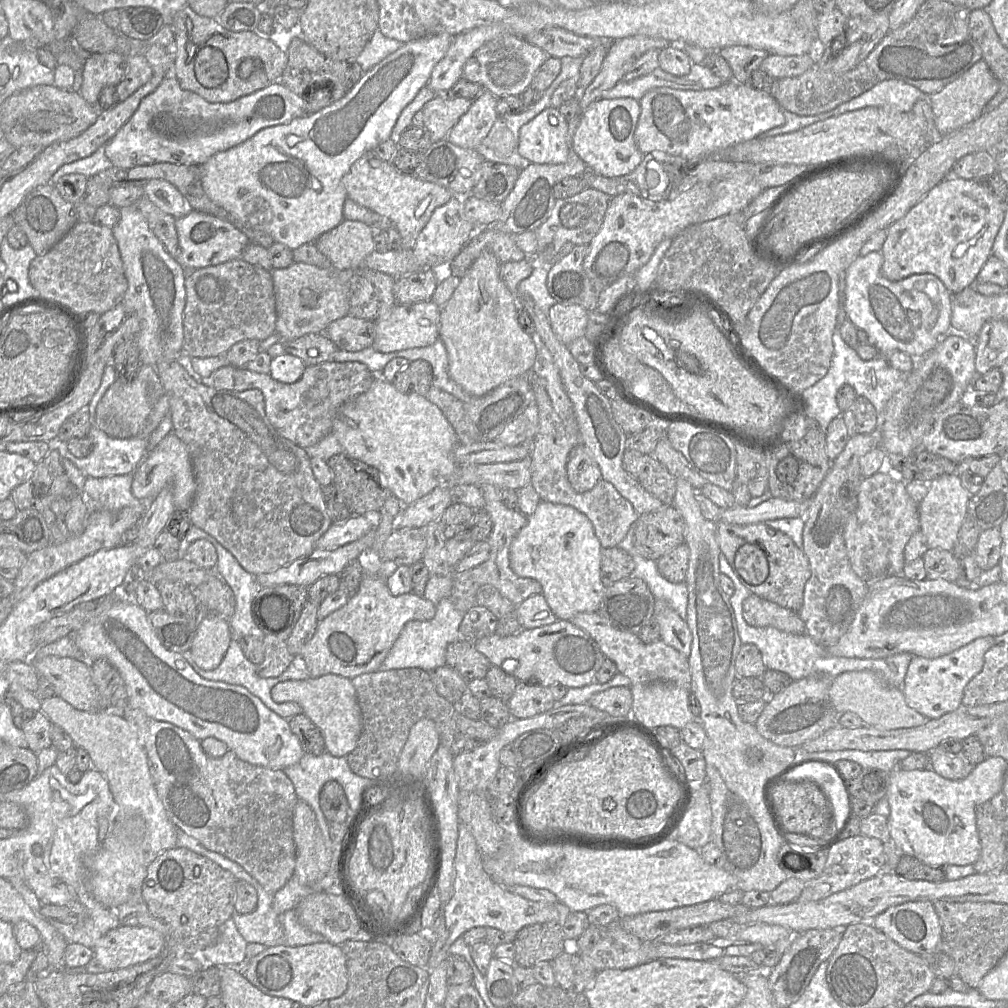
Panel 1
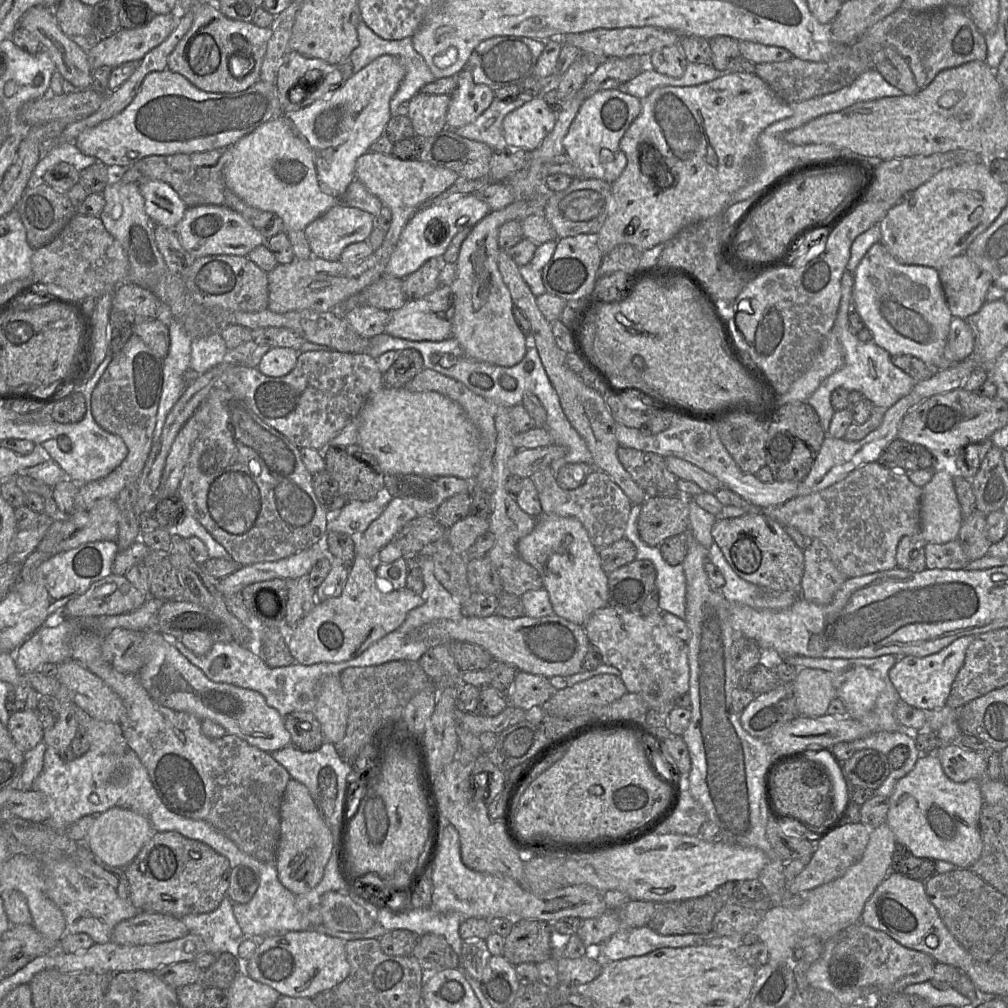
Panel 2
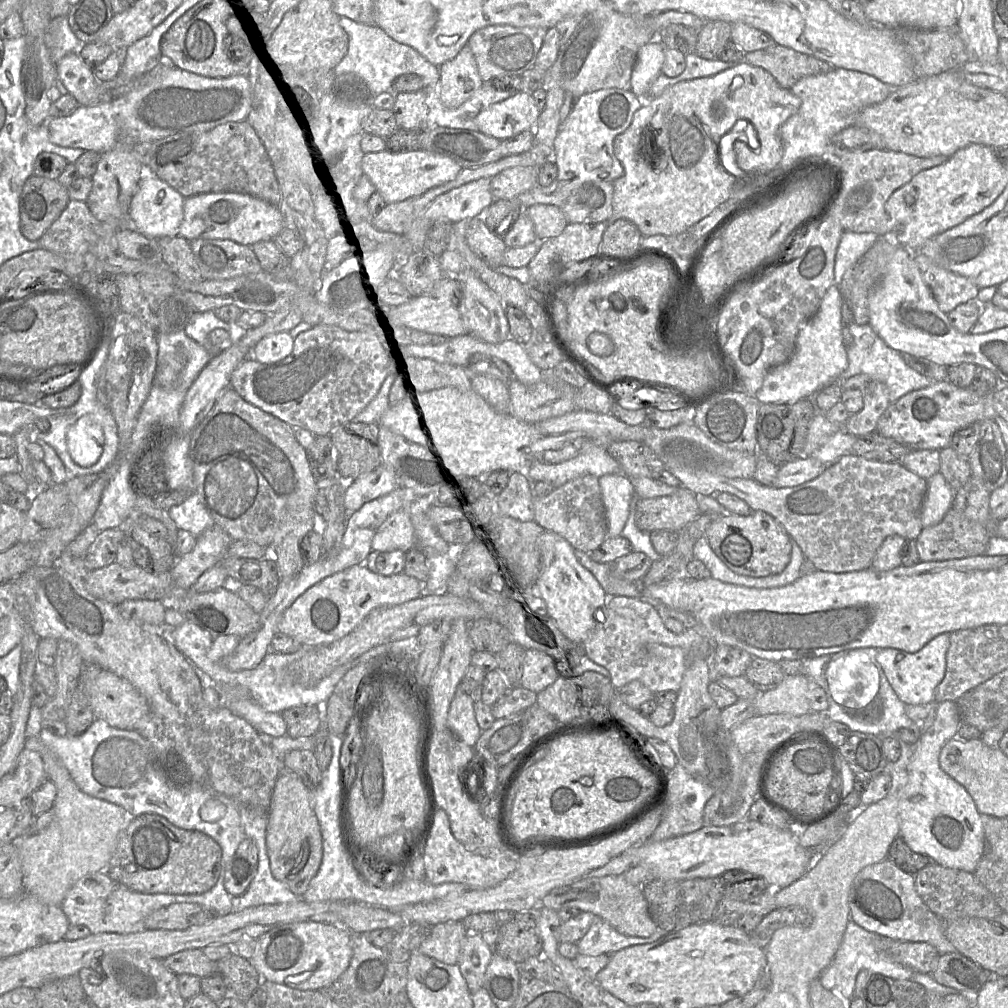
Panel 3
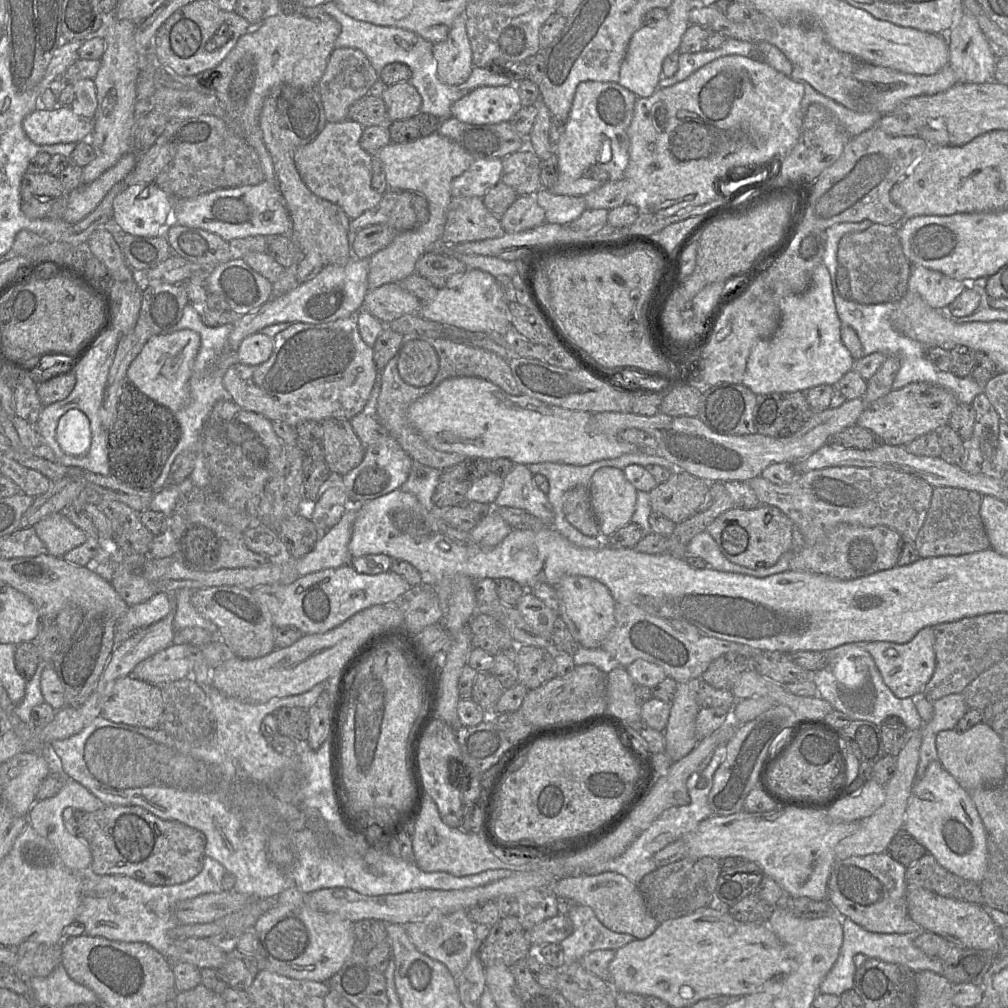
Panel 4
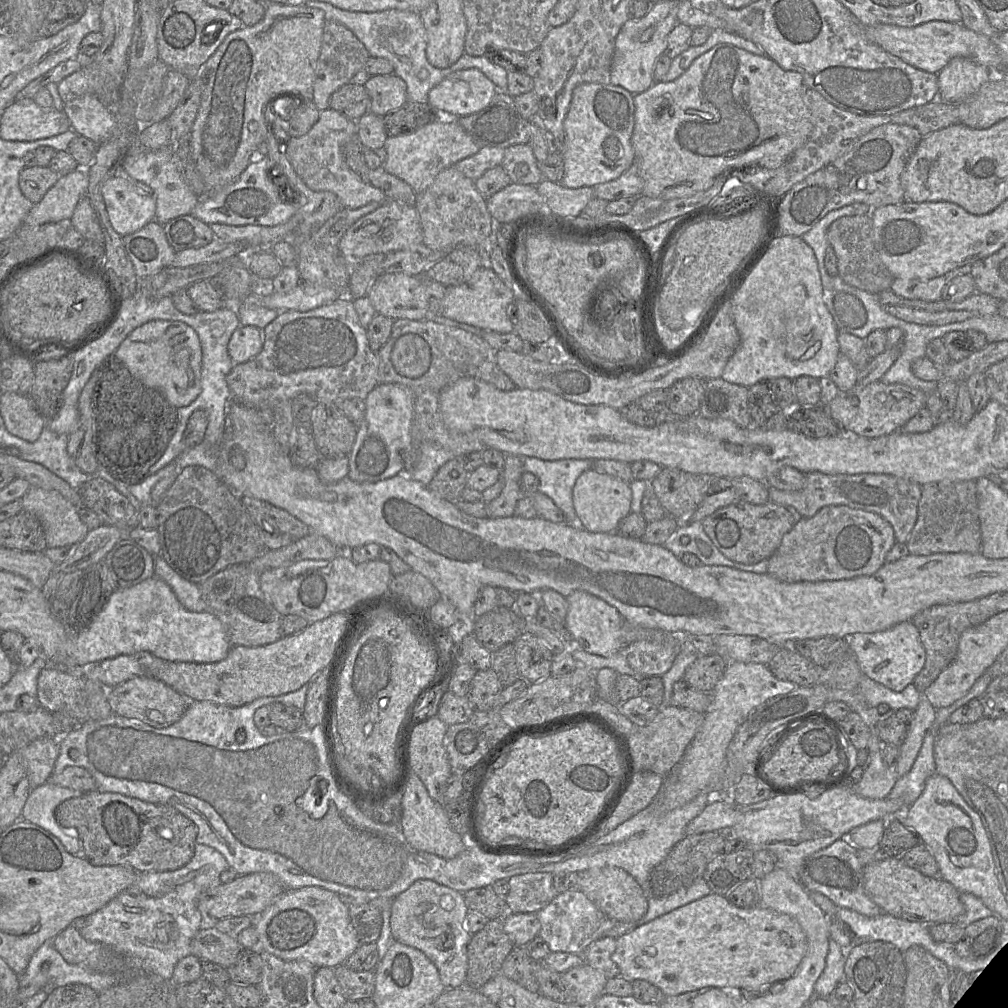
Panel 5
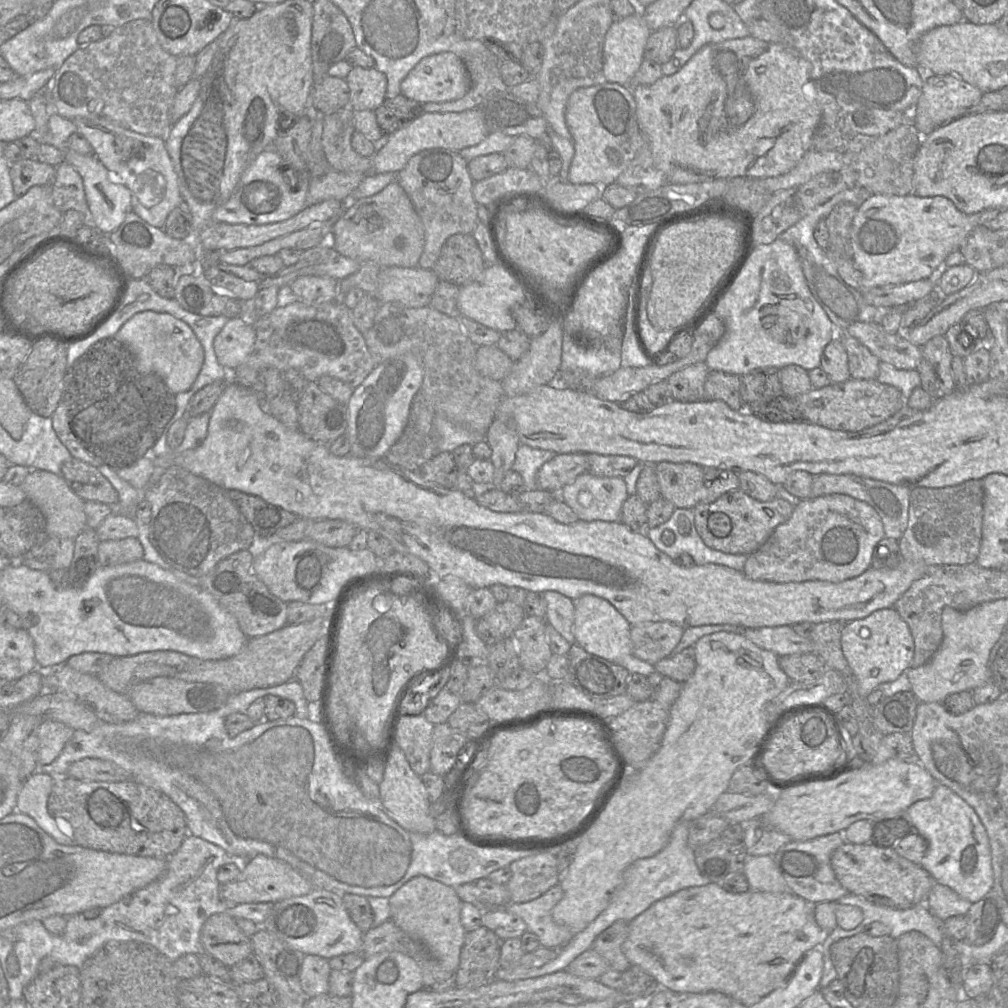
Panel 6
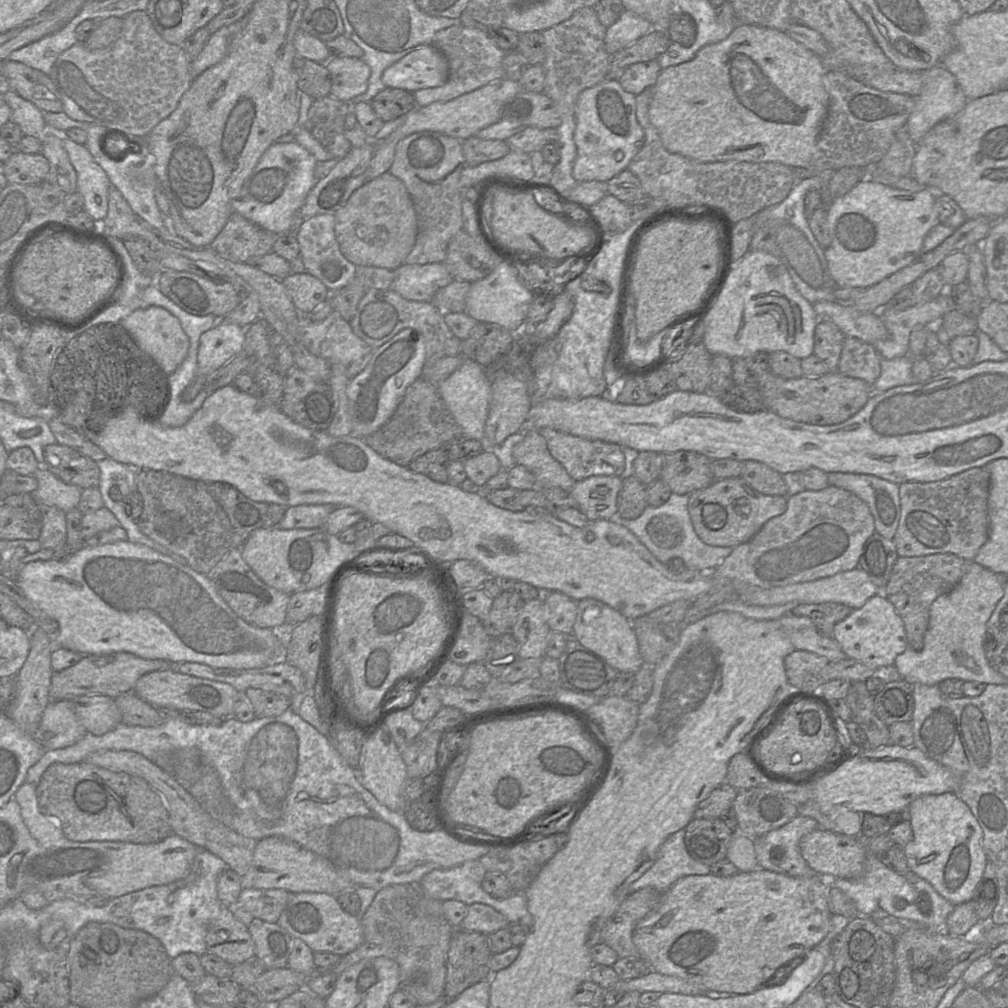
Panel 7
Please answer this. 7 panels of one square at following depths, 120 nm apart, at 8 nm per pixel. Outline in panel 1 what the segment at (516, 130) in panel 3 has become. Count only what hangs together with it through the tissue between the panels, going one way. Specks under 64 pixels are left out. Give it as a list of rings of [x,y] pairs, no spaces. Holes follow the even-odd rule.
[[[551,106],[544,109],[521,127],[518,150],[530,163],[566,163],[573,152],[567,120]]]

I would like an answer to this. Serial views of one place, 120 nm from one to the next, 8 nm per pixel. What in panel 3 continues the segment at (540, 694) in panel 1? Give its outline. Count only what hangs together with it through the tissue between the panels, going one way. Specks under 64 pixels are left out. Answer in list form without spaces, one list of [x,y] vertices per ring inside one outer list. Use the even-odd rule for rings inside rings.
[[[524,650],[521,660],[520,686],[538,693],[555,681],[555,668],[549,660]]]

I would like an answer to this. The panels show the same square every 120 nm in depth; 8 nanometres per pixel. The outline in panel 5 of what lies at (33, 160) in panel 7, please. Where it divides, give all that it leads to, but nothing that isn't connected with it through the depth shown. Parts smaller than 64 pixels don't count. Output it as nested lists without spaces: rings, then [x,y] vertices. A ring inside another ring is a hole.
[[[49,166],[24,167],[19,176],[19,187],[31,203],[37,204],[59,177]]]

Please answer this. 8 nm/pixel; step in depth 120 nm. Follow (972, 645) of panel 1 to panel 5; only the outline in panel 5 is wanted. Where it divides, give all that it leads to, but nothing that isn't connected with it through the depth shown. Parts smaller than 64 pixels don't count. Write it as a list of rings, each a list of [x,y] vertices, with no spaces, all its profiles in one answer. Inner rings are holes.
[[[911,621],[900,622],[888,630],[875,633],[855,633],[845,637],[850,653],[856,658],[862,672],[887,688],[900,692],[913,683],[925,664],[926,653],[917,627]]]

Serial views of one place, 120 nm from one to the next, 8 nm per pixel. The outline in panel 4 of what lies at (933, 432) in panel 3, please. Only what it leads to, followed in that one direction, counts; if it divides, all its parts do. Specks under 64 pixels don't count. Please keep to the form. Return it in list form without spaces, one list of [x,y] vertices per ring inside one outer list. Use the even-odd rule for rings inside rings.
[[[911,383],[899,390],[892,390],[866,407],[857,420],[860,427],[871,431],[881,442],[905,446],[918,437],[949,424],[950,416],[960,404],[957,398],[944,388],[927,383]]]

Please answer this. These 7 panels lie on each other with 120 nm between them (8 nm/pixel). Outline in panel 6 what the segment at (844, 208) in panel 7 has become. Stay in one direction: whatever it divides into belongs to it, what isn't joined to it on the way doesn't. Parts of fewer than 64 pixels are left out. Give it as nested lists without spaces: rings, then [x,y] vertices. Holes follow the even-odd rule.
[[[871,194],[857,207],[850,230],[850,244],[853,262],[864,279],[867,287],[894,287],[932,278],[948,255],[959,251],[968,235],[977,227],[984,226],[994,219],[1001,210],[989,209],[975,214],[965,214],[958,210],[952,201],[943,196],[919,197],[916,194],[893,196]]]

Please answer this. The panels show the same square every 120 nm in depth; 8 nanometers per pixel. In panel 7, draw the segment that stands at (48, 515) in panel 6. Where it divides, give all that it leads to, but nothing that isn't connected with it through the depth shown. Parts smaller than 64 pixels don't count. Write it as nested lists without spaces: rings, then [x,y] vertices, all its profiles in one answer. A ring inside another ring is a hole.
[[[45,466],[36,469],[33,476],[38,482],[37,489],[31,493],[35,500],[55,506],[65,513],[78,507],[82,491],[80,487],[63,482]]]

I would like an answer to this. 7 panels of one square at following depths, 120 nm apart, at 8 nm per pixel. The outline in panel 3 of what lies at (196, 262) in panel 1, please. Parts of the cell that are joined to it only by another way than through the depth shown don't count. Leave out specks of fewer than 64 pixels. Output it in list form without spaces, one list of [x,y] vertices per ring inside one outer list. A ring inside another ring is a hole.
[[[202,194],[184,199],[183,221],[177,236],[187,241],[194,239],[230,240],[252,246],[272,241],[283,229],[283,220],[276,207],[246,194]]]

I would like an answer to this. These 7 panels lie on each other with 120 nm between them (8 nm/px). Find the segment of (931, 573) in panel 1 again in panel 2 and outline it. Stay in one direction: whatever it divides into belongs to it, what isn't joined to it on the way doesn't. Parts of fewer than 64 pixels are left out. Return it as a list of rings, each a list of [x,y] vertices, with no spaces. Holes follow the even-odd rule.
[[[958,539],[944,544],[925,543],[926,569],[964,569],[970,562]]]

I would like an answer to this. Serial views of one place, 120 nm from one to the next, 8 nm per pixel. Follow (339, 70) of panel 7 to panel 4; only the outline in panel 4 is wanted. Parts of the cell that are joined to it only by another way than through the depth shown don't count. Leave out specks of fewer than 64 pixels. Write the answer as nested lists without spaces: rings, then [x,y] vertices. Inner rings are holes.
[[[410,82],[386,86],[381,99],[390,121],[408,119],[421,111],[422,98]]]

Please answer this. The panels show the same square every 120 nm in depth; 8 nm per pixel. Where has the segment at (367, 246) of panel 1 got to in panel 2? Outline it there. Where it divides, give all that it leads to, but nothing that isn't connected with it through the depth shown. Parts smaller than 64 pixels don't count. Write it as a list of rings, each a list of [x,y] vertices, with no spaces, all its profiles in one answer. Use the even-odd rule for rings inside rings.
[[[339,203],[311,222],[304,232],[314,257],[336,262],[348,245],[367,242],[374,228],[371,214]]]

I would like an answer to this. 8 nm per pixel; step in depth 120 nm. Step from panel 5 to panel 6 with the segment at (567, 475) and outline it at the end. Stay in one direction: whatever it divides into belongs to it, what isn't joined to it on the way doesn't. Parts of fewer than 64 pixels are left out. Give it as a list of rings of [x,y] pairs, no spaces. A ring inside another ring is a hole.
[[[519,444],[512,470],[523,478],[526,490],[539,489],[536,474],[543,464],[552,459],[556,453]]]

